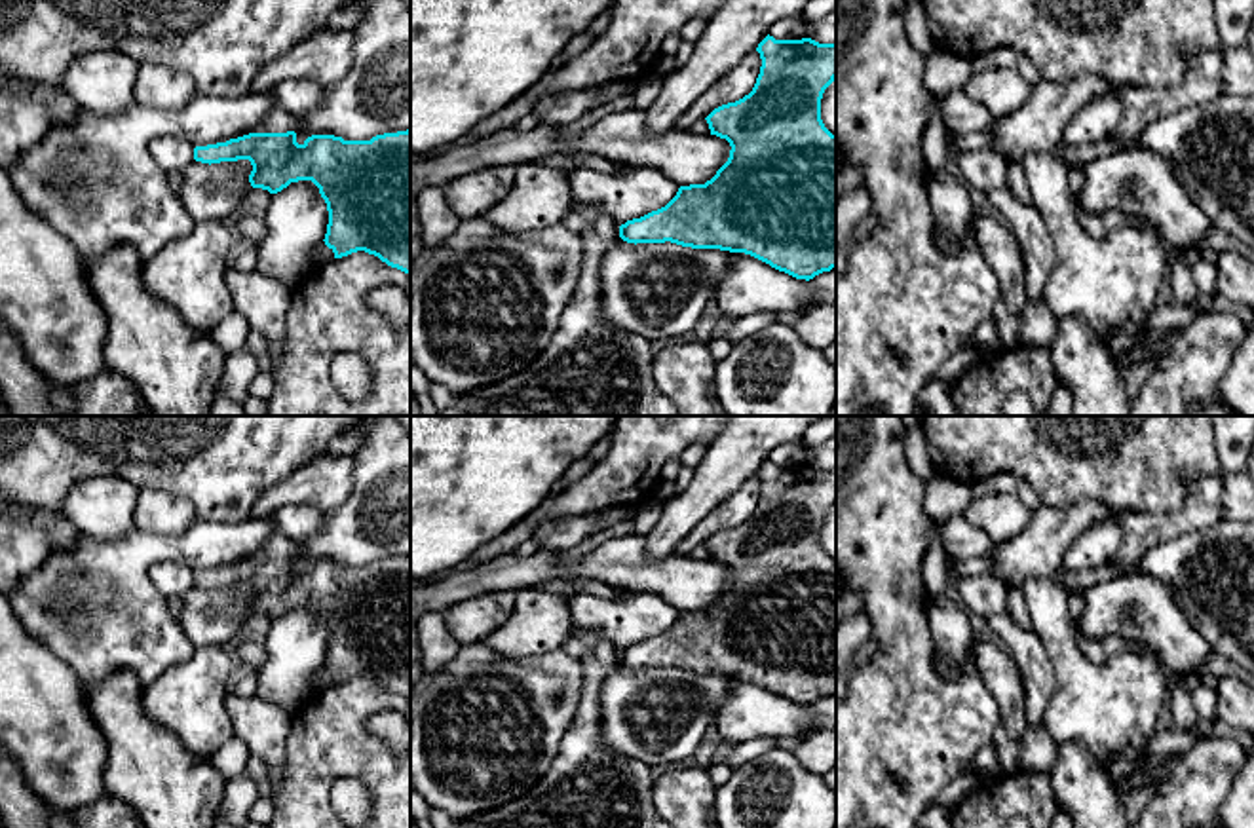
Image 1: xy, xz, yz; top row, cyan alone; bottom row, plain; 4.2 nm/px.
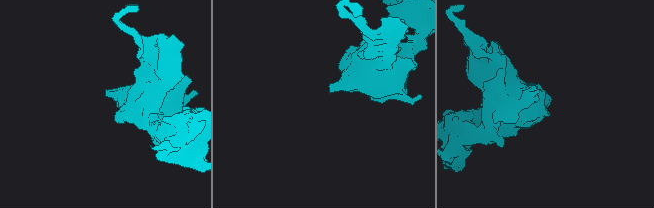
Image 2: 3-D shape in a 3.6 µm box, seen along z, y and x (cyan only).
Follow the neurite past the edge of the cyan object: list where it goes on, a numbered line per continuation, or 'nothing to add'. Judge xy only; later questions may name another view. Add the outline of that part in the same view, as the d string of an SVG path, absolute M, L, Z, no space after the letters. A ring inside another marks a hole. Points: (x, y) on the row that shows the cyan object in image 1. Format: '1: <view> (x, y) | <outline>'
1: xy (280, 120) | M274 106L264 122L262 133L287 133L296 131L296 127L298 127L296 116L293 116L281 106Z

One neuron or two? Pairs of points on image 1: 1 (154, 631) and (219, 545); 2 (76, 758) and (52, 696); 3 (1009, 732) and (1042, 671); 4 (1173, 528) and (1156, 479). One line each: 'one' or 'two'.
1: one
2: one
3: two
4: two

